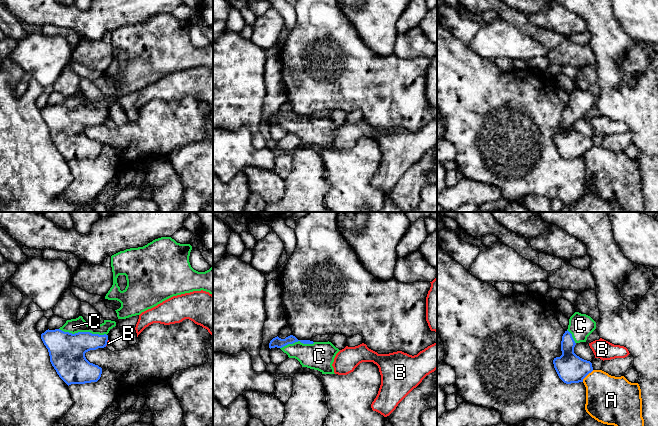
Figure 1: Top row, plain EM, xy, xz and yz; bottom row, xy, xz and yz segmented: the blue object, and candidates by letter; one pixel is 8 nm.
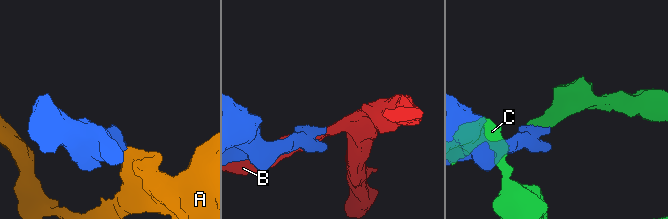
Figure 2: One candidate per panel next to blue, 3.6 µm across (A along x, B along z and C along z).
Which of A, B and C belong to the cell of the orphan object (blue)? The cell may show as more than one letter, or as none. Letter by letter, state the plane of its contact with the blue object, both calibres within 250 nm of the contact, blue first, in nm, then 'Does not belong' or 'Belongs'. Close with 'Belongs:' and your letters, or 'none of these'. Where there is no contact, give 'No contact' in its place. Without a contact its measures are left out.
A: Touches blue in yz. Thickness 220 nm (blue) against 360 nm. Does not belong
B: Touches blue in xy. Thickness 200 nm (blue) against 30 nm. Does not belong
C: Touches blue in xy. Thickness 280 nm (blue) against 120 nm. Belongs
Belongs: C

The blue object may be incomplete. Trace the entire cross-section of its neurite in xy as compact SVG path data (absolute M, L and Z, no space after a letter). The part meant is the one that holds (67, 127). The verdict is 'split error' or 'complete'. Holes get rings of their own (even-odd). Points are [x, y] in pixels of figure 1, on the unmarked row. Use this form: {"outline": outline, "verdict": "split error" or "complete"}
{"outline": "M79 92L67 96L59 105L48 105L41 110L52 142L68 162L97 158L100 155L102 144L90 139L85 129L106 123L107 110L115 102L116 98L111 96L104 96L100 101L88 101Z", "verdict": "split error"}

